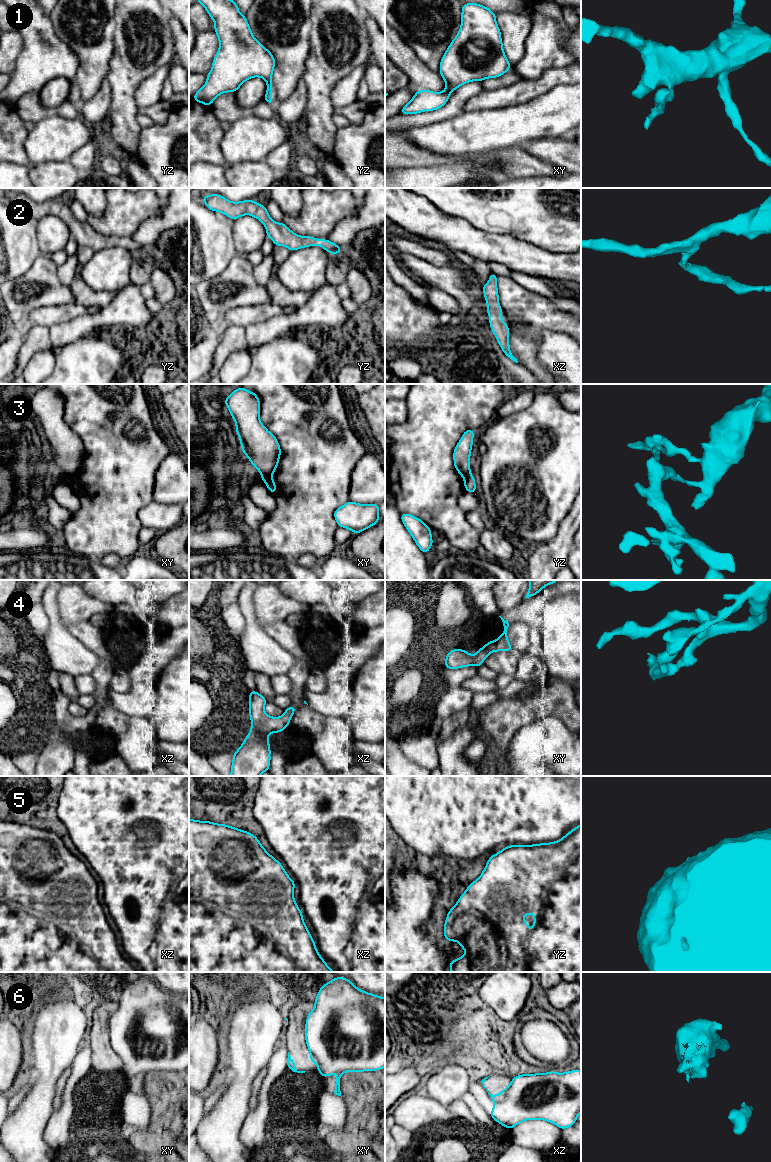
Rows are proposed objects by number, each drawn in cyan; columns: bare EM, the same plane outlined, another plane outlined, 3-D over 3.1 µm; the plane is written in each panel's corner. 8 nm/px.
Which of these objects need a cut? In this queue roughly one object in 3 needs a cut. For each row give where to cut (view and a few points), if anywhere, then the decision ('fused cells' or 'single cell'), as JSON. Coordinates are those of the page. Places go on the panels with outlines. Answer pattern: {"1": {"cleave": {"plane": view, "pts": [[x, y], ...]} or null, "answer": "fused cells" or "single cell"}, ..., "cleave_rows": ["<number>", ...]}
{"1": {"cleave": null, "answer": "single cell"}, "2": {"cleave": null, "answer": "single cell"}, "3": {"cleave": {"plane": "xy", "pts": [[270, 475], [263, 480]]}, "answer": "fused cells"}, "4": {"cleave": null, "answer": "single cell"}, "5": {"cleave": null, "answer": "single cell"}, "6": {"cleave": {"plane": "xz", "pts": [[511, 1083], [506, 1096], [495, 1103]]}, "answer": "fused cells"}, "cleave_rows": ["3", "6"]}

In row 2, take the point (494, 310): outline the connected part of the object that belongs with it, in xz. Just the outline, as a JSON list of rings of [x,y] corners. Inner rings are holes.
[[[494,273],[490,274],[489,281],[483,285],[483,293],[487,304],[487,314],[490,317],[490,327],[494,333],[498,344],[503,350],[504,354],[518,363],[517,359],[512,355],[509,346],[509,328],[506,322],[502,321],[502,308],[499,304],[499,294],[497,290],[497,275]]]

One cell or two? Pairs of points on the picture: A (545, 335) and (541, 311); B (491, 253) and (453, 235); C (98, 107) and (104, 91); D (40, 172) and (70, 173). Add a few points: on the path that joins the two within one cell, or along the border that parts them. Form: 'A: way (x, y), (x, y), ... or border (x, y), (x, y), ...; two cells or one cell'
A: border (567, 333), (543, 330), (540, 333), (537, 352); two cells
B: way (482, 245), (462, 236); one cell
C: way (100, 103), (103, 95); one cell
D: way (47, 173), (63, 173); one cell

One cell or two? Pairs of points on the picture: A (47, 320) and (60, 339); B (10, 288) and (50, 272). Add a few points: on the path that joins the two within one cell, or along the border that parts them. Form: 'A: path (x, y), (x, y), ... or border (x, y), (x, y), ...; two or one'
A: border (74, 318), (54, 324), (49, 328); two
B: path (20, 286), (36, 286), (40, 282); one

